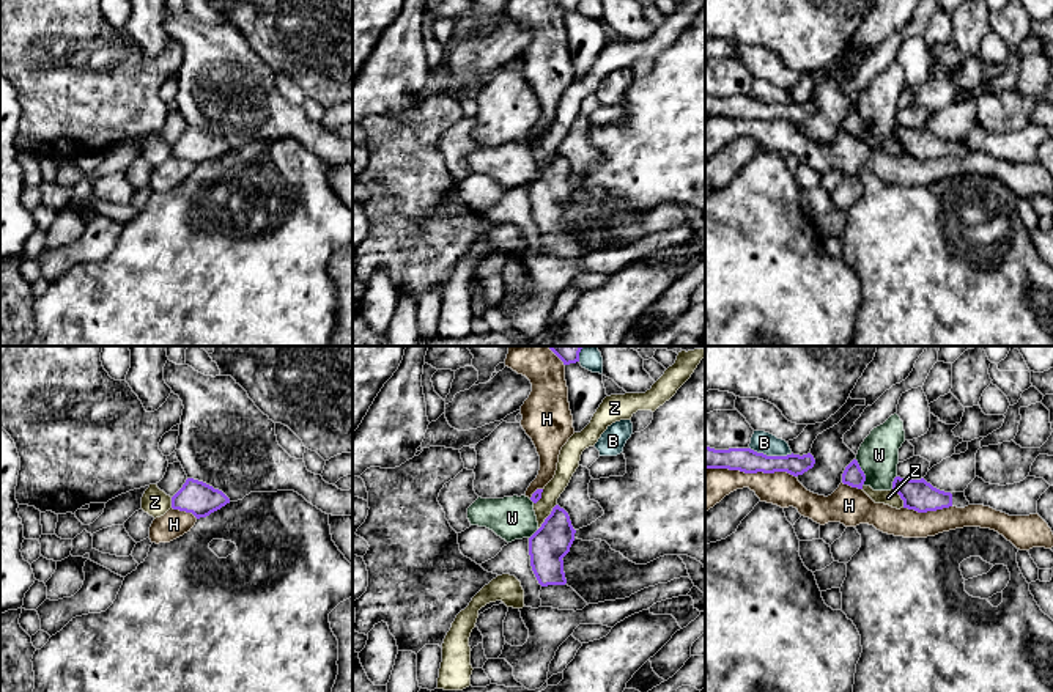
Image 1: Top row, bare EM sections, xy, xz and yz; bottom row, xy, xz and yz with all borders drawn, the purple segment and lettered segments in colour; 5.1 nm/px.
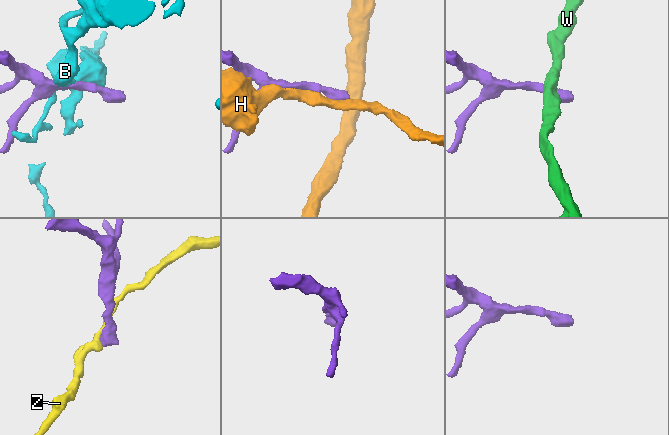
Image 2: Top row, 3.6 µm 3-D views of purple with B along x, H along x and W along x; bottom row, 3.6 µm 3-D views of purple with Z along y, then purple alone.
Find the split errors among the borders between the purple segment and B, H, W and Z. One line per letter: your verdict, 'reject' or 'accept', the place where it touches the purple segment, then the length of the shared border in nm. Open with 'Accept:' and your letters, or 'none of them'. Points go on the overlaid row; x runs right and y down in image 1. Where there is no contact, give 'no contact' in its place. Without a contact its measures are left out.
Accept: none of them
B: reject | yz (772, 456) | 220 nm
H: reject | yz (751, 472) | 460 nm
W: reject | yz (863, 472) | 140 nm
Z: reject | xz (548, 516) | 160 nm

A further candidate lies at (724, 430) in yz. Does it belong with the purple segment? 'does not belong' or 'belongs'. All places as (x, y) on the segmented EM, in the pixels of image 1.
does not belong

